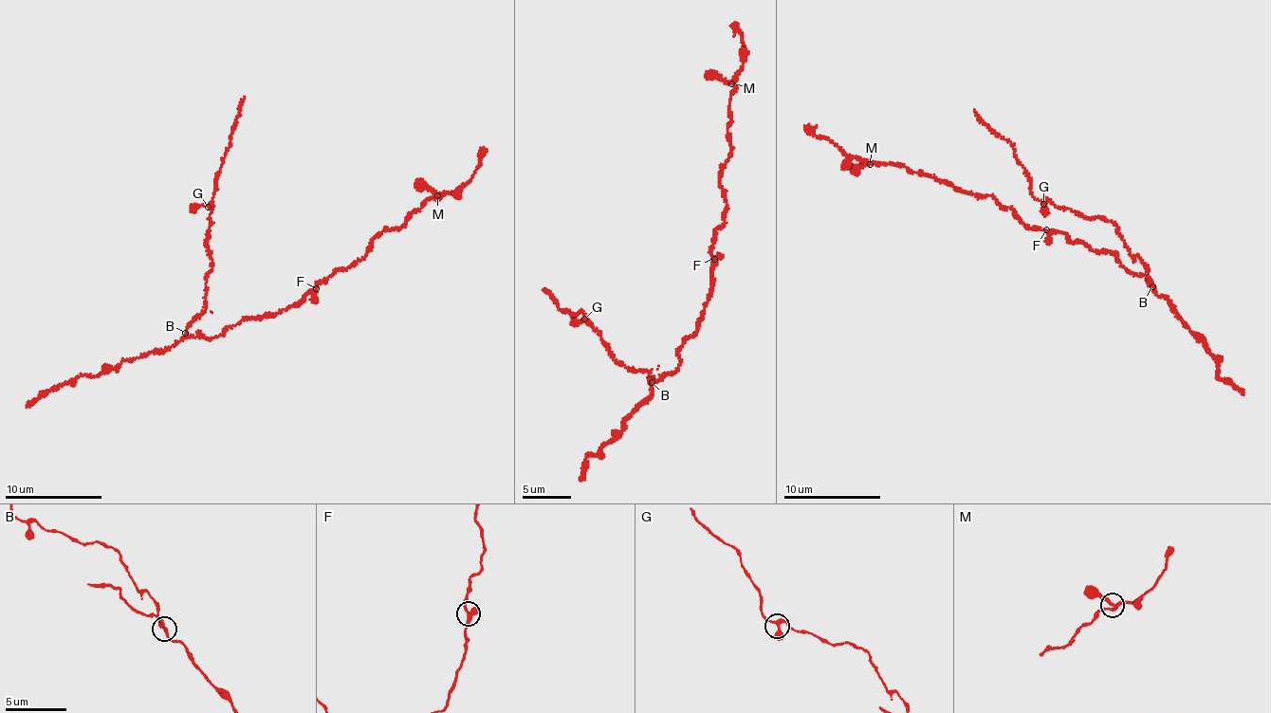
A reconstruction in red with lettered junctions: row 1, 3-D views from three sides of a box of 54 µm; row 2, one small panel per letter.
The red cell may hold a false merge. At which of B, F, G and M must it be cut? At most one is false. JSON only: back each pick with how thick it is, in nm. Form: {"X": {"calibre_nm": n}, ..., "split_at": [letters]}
{"split_at": []}

